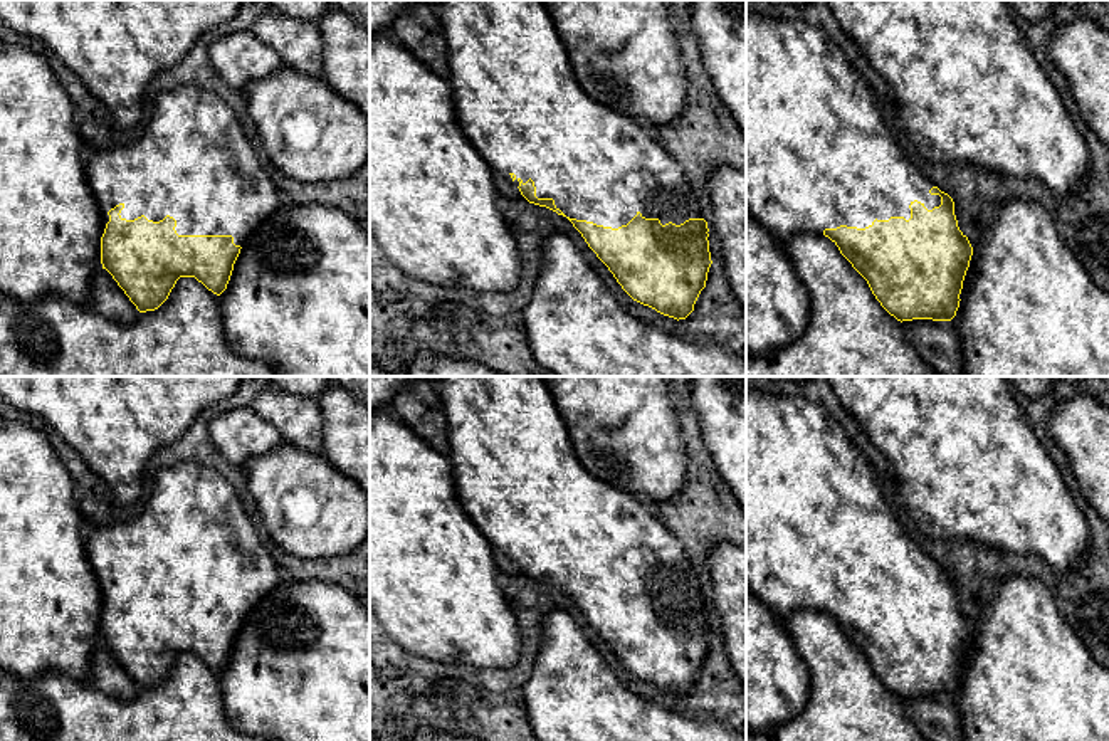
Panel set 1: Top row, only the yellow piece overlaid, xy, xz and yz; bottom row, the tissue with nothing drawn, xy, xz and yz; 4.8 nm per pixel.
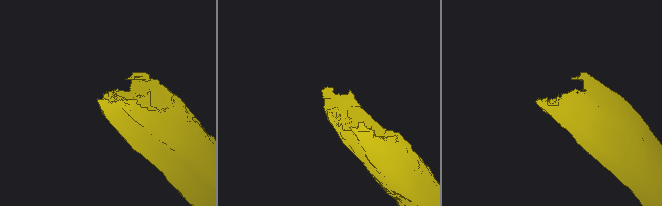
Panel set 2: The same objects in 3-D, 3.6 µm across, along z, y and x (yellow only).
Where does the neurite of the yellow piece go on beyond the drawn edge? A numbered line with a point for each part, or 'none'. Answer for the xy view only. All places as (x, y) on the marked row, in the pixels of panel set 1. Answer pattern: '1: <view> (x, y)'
1: xy (194, 162)

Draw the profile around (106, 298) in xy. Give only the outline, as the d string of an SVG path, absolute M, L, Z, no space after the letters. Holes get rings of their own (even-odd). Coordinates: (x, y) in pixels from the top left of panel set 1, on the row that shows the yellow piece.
M99 269L89 284L89 307L118 324L134 323L139 311L106 269Z

